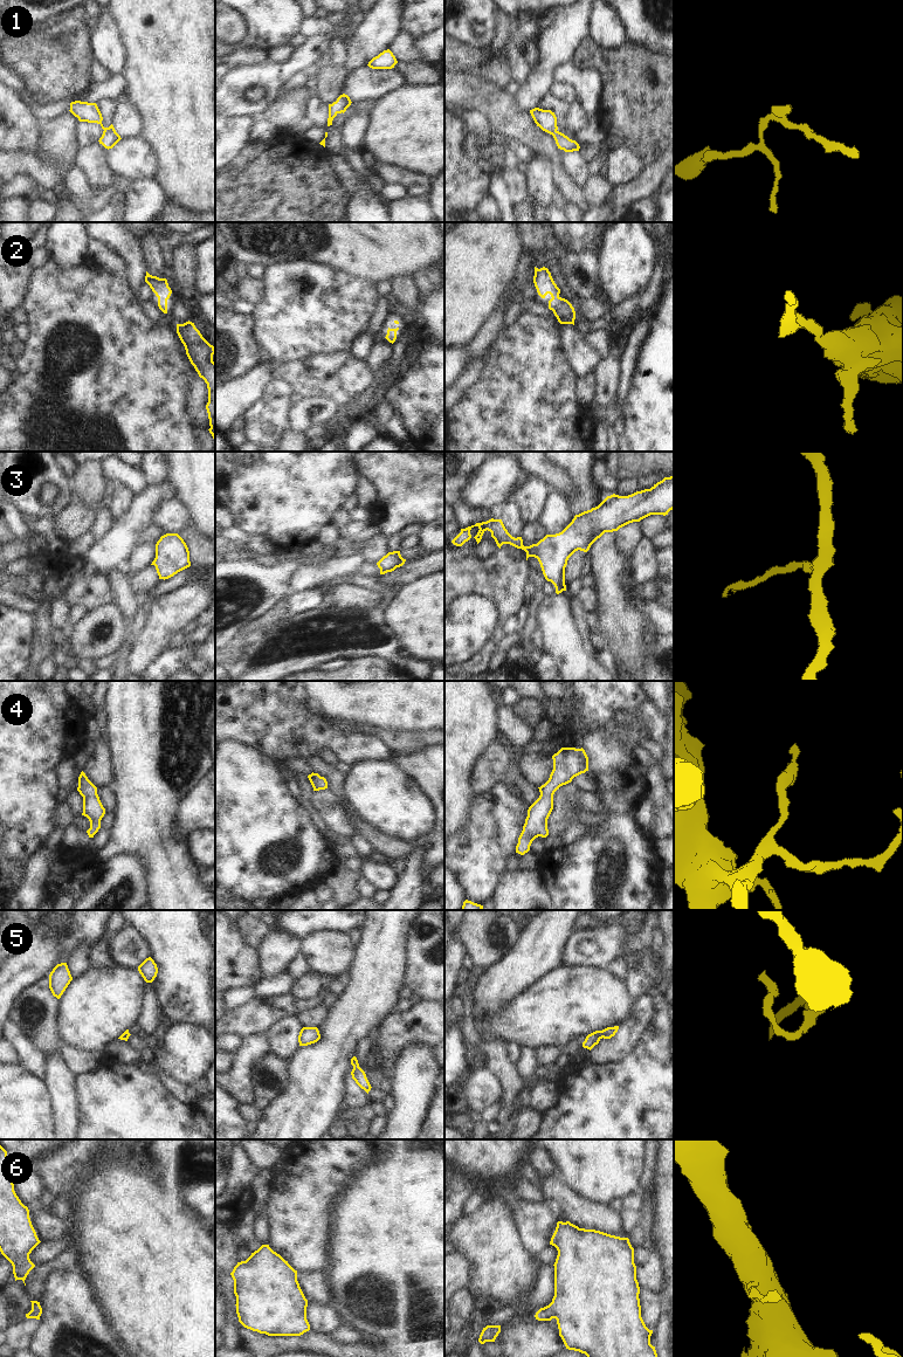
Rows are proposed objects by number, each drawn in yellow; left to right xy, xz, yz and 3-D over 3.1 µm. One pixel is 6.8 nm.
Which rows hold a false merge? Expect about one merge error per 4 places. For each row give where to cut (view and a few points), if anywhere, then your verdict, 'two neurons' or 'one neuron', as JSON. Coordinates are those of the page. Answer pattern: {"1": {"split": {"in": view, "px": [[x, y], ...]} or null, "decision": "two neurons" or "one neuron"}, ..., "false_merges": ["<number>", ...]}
{"1": {"split": null, "decision": "one neuron"}, "2": {"split": null, "decision": "one neuron"}, "3": {"split": null, "decision": "one neuron"}, "4": {"split": null, "decision": "one neuron"}, "5": {"split": null, "decision": "one neuron"}, "6": {"split": null, "decision": "one neuron"}, "false_merges": []}

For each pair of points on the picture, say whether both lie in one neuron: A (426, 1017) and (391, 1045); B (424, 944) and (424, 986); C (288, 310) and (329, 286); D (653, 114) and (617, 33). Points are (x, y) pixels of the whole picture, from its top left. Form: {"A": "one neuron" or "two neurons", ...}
{"A": "one neuron", "B": "one neuron", "C": "one neuron", "D": "two neurons"}

